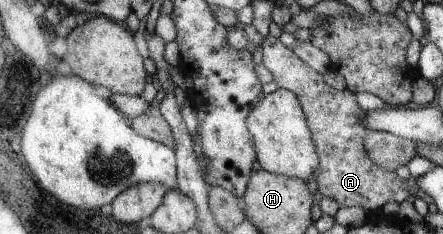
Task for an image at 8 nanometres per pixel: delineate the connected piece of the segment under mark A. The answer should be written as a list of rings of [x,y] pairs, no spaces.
[[[272,35],[262,42],[264,65],[272,72],[279,89],[291,91],[297,96],[305,118],[313,134],[319,154],[319,164],[314,176],[318,190],[324,197],[334,198],[341,207],[361,207],[372,214],[381,213],[387,202],[403,202],[411,199],[411,188],[395,171],[375,164],[364,147],[368,126],[362,121],[363,108],[357,103],[353,91],[345,88],[334,89],[329,86],[323,75],[309,67],[295,52],[288,50]]]

